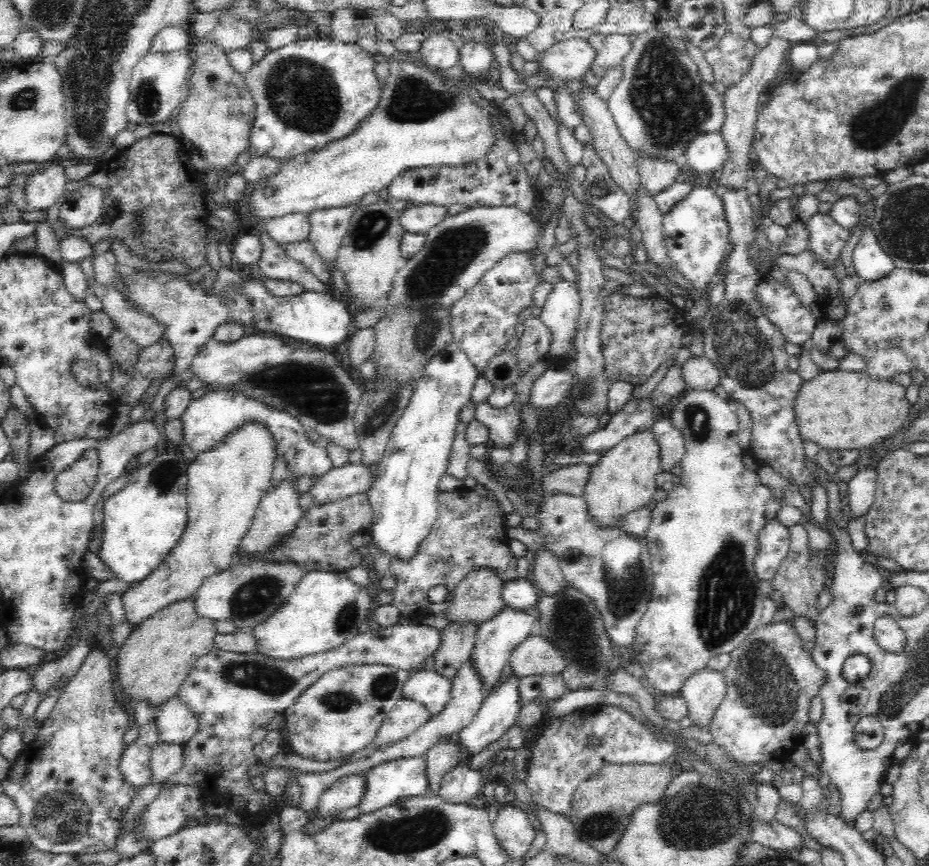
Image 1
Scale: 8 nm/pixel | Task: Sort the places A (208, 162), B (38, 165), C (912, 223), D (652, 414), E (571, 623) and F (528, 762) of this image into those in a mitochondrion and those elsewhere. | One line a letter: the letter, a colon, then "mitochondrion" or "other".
A: other
B: other
C: mitochondrion
D: other
E: mitochondrion
F: other

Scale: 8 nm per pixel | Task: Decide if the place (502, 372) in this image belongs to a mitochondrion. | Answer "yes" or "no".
no

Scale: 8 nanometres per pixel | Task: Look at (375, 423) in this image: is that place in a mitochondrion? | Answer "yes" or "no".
yes

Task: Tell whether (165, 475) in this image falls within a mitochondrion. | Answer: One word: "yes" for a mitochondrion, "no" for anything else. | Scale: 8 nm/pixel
yes

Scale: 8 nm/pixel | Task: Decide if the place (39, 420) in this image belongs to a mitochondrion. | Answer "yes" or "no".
no

